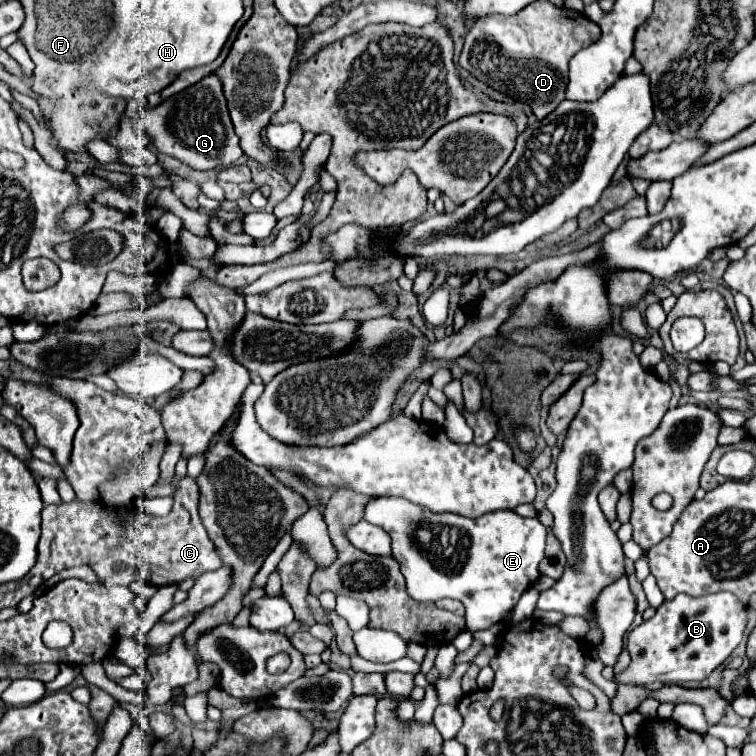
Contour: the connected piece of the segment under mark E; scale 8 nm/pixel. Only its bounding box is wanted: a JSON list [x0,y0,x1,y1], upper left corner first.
[364,498,548,632]

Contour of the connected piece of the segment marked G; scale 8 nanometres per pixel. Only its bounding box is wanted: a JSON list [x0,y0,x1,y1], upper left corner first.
[140,74,244,170]

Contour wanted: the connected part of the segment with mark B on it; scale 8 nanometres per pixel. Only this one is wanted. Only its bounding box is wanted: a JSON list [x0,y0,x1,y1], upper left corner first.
[614,592,748,686]

